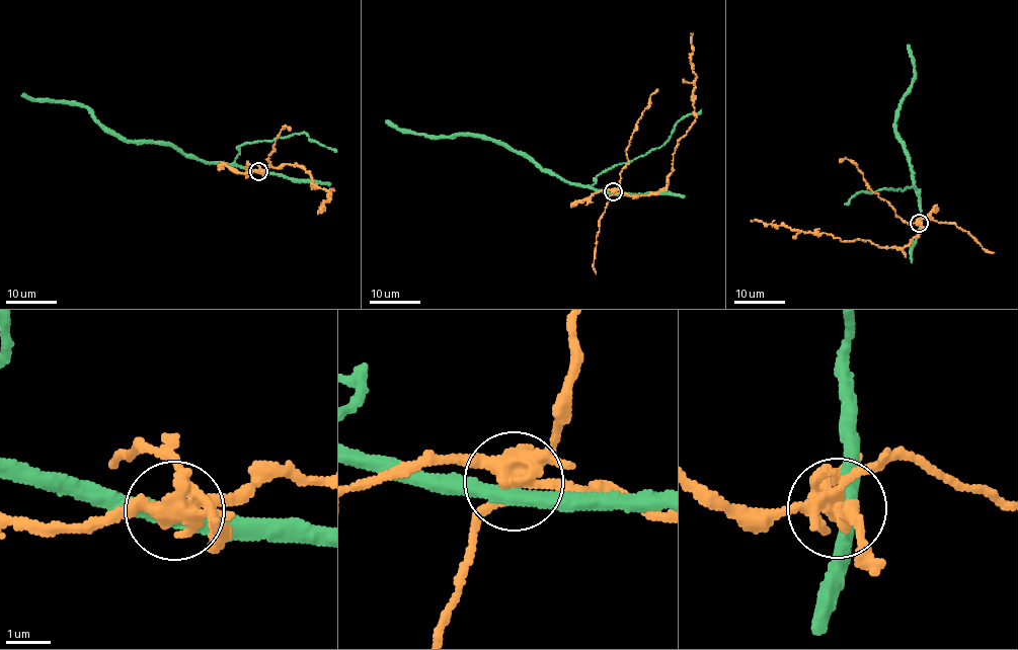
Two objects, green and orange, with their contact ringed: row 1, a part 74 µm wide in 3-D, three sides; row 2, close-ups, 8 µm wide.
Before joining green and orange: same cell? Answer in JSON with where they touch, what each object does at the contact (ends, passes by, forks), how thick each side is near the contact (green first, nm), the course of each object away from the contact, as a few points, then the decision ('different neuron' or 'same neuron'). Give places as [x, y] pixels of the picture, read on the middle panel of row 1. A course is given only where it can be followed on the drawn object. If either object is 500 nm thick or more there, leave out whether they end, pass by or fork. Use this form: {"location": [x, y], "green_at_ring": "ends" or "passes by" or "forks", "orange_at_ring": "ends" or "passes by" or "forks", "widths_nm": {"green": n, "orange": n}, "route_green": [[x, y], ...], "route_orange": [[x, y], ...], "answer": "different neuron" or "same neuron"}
{"location": [613, 191], "green_at_ring": "passes by", "orange_at_ring": "forks", "widths_nm": {"green": 360, "orange": 360}, "route_green": [[614, 192], [564, 181], [536, 167], [527, 156], [491, 140], [457, 133], [447, 138], [401, 132], [386, 120]], "route_orange": [[614, 191], [649, 194], [667, 187], [677, 142], [695, 119], [690, 33]], "answer": "different neuron"}

